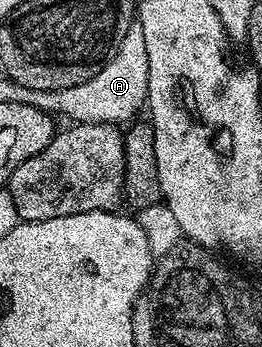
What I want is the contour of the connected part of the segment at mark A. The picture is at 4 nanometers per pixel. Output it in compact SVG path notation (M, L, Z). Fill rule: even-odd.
M133 21L129 31L121 39L110 59L99 69L97 75L75 87L40 91L21 87L19 99L27 106L37 107L52 115L67 115L75 123L109 122L122 124L141 109L147 100L149 61L145 48L145 33L138 21Z

